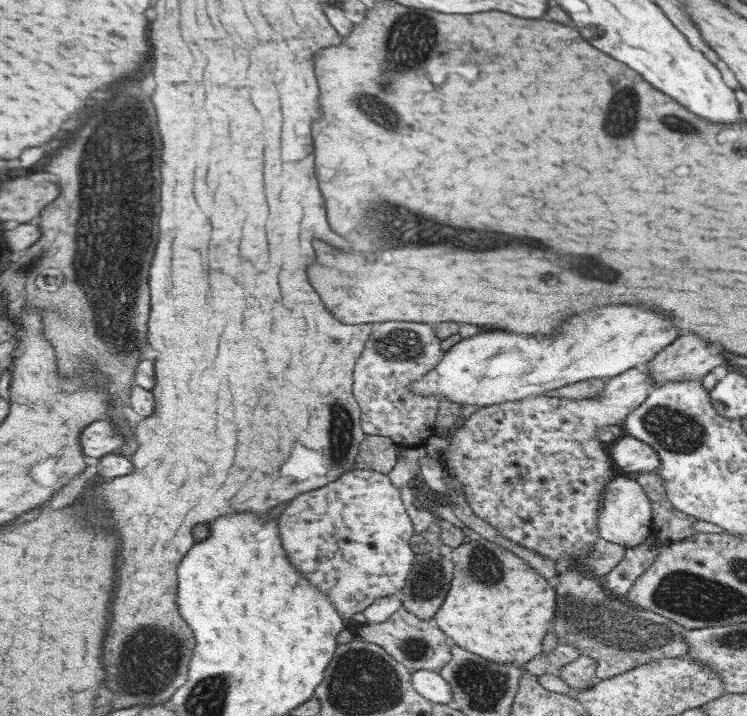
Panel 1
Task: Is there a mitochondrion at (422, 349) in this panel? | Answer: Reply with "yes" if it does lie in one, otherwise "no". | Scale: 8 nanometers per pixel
yes

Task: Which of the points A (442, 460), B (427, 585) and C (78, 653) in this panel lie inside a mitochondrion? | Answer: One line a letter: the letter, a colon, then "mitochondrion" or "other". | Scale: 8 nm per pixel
A: other
B: mitochondrion
C: other

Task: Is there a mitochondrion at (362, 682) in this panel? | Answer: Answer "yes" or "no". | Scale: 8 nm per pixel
yes

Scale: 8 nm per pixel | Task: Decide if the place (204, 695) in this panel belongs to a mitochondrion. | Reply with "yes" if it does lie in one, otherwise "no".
yes

